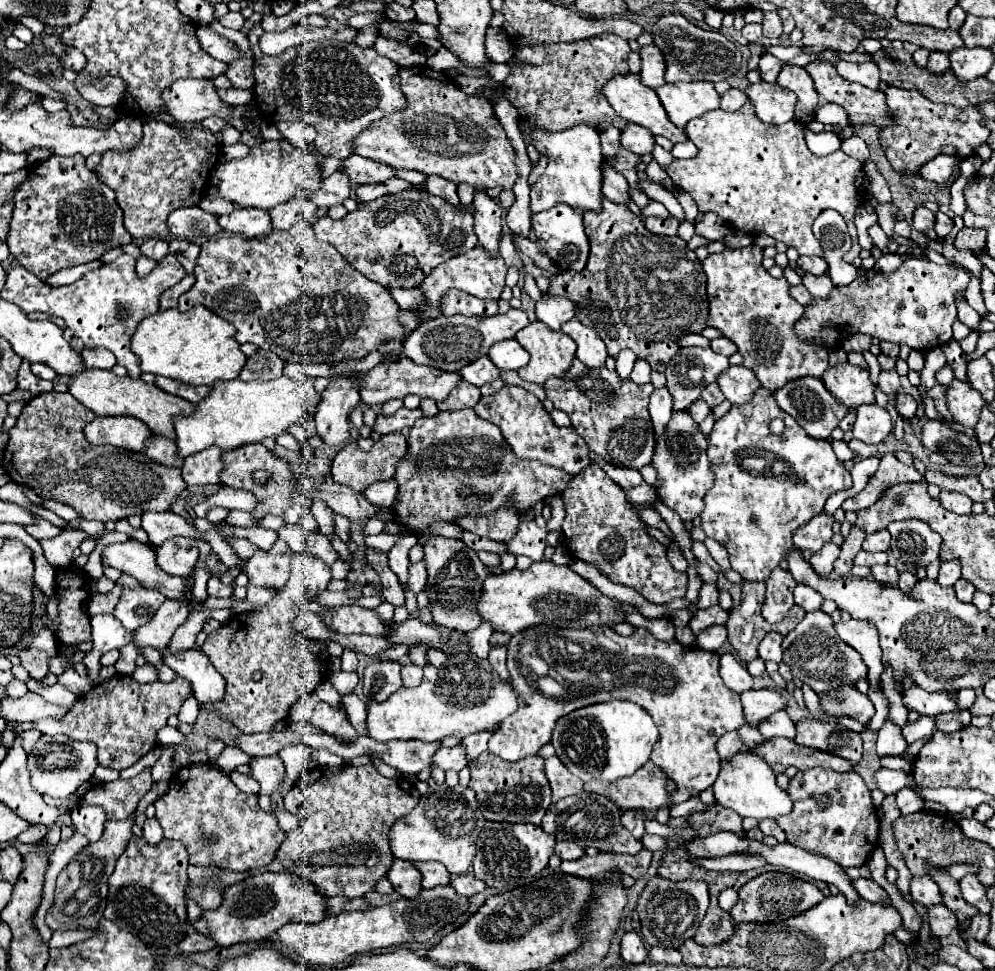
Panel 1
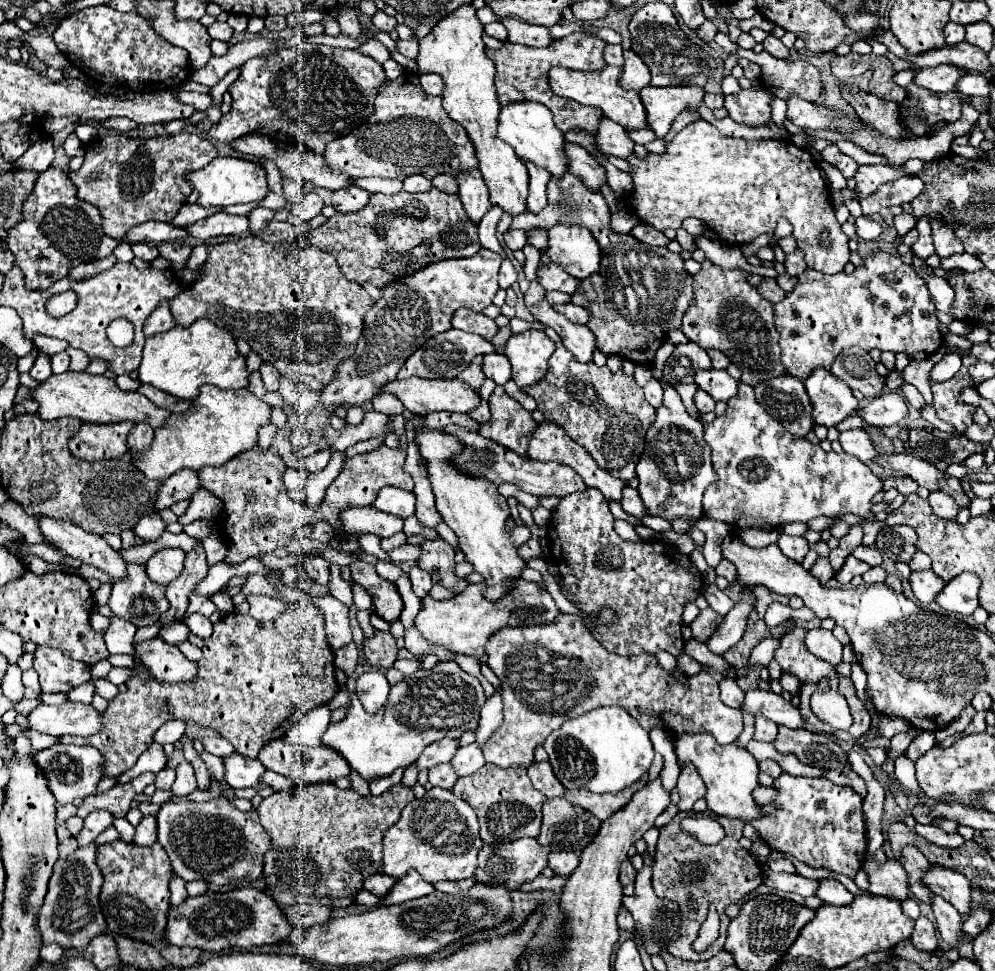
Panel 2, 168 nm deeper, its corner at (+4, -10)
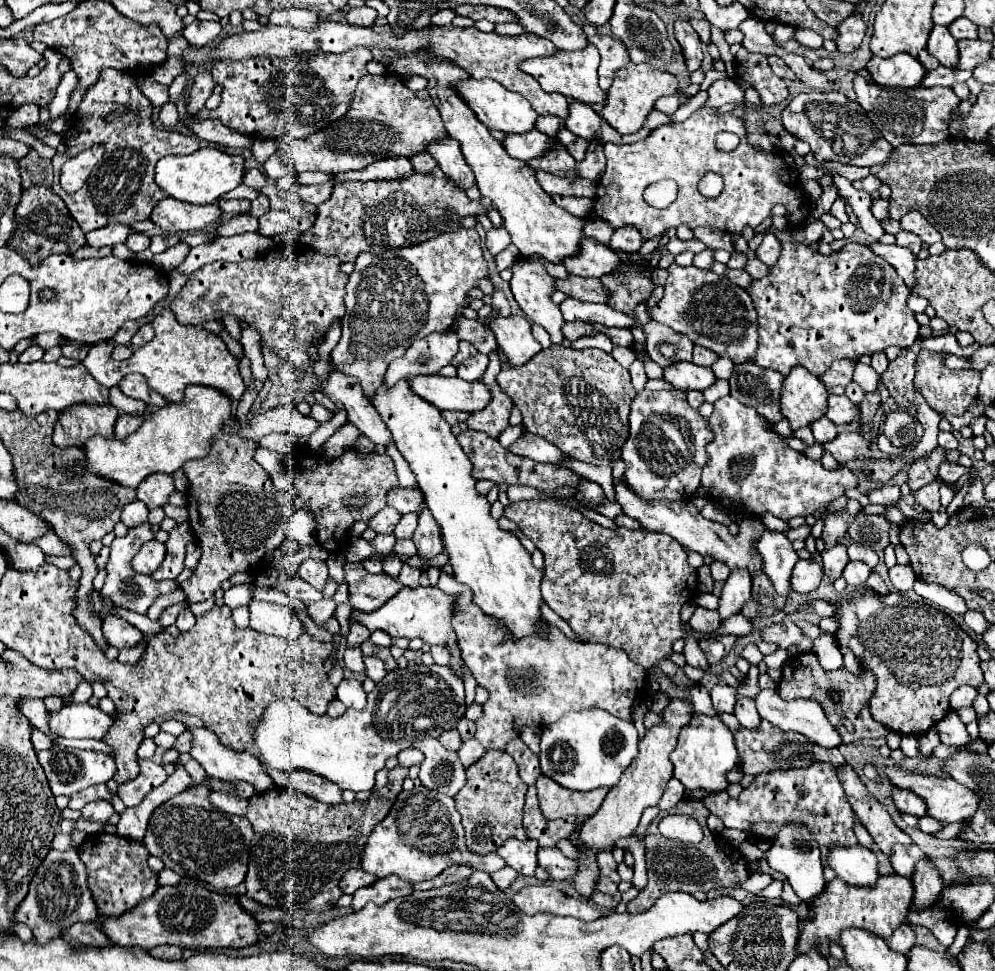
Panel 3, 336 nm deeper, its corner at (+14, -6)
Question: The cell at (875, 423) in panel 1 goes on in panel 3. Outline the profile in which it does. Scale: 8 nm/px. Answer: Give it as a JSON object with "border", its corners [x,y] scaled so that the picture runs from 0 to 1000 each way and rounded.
{"border":[[[830,428],[822,430],[820,435],[816,435],[814,443],[816,443],[820,455],[832,455],[832,453],[836,453],[840,449],[840,439],[834,437],[834,433]]]}

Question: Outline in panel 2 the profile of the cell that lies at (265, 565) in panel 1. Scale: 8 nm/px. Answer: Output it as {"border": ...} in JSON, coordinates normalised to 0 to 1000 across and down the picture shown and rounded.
{"border":[[[249,612],[247,620],[251,622],[251,634],[257,639],[275,639],[287,628],[287,622],[283,618],[267,612]]]}

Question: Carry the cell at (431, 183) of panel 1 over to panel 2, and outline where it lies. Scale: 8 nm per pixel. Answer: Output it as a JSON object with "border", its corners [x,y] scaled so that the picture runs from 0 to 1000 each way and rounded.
{"border":[[[410,181],[406,185],[406,196],[408,198],[430,198],[434,194],[434,187],[422,181]]]}

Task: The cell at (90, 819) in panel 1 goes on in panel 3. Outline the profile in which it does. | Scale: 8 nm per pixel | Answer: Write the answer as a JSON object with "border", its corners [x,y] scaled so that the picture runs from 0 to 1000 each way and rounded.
{"border":[[[98,824],[98,826],[90,826],[90,828],[86,828],[86,830],[82,832],[82,840],[88,842],[88,844],[107,847],[113,838],[115,838],[115,832],[113,832],[113,828],[107,826],[107,824],[105,824],[105,826],[103,826],[103,824]]]}

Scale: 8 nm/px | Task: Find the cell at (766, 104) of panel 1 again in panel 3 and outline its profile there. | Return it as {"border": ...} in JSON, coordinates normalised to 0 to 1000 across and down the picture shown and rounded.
{"border":[[[728,80],[728,82],[720,82],[714,91],[712,91],[712,105],[708,109],[718,109],[724,111],[728,107],[746,107],[748,105],[748,95],[744,93],[744,89],[736,82],[736,80]]]}

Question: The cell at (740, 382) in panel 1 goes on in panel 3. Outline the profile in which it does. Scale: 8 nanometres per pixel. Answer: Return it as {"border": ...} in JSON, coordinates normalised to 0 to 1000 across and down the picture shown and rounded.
{"border":[[[677,373],[673,377],[667,379],[667,387],[669,393],[677,395],[677,400],[681,402],[710,402],[712,398],[718,395],[720,387],[716,383],[716,379],[706,379],[699,377],[695,373]]]}

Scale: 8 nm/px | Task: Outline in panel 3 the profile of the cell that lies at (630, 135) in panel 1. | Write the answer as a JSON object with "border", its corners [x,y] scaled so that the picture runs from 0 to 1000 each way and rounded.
{"border":[[[581,105],[573,107],[573,117],[567,124],[567,130],[575,138],[589,144],[597,144],[597,138],[599,140],[603,138],[603,128],[605,128],[605,122],[595,113],[595,109],[581,107]]]}

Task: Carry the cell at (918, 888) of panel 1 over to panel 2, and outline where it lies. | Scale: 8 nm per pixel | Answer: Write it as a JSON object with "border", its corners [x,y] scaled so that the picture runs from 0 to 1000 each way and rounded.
{"border":[[[870,886],[866,892],[874,902],[874,921],[892,923],[901,927],[911,927],[915,921],[913,902],[909,898],[907,890],[901,890],[901,886],[890,886],[888,890],[880,890],[880,886]]]}

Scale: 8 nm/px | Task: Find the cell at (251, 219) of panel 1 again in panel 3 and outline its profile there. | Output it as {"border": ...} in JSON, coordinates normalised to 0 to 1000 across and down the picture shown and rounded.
{"border":[[[165,204],[155,212],[151,227],[163,235],[165,239],[199,239],[205,237],[209,231],[221,225],[221,214],[215,210],[187,210],[175,204]]]}

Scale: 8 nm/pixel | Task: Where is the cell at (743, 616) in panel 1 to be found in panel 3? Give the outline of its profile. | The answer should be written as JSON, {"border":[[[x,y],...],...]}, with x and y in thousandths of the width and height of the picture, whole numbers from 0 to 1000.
{"border":[[[724,655],[718,659],[704,659],[702,665],[712,676],[714,684],[722,684],[736,669],[738,661],[740,661],[740,655]]]}

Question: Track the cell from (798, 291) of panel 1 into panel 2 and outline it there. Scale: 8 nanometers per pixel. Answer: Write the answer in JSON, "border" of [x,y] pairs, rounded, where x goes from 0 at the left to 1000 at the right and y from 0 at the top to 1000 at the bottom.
{"border":[[[770,286],[770,288],[762,295],[762,301],[764,301],[764,305],[772,307],[776,313],[782,313],[782,311],[788,309],[788,305],[790,305],[790,301],[784,299],[782,292],[780,292],[780,288],[776,288],[776,286]]]}

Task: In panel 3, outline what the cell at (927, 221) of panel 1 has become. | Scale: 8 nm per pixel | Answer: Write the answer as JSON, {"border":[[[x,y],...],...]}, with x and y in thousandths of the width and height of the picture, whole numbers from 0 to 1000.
{"border":[[[878,204],[874,216],[876,216],[876,220],[880,222],[880,227],[888,227],[888,225],[892,225],[892,206]]]}

